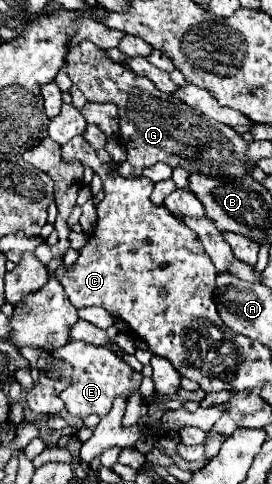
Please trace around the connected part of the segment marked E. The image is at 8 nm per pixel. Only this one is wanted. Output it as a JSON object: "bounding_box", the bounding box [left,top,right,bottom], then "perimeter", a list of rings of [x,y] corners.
{"bounding_box":[51,340,143,418],"perimeter":[[[71,340],[63,348],[53,350],[51,356],[55,360],[63,360],[63,362],[71,364],[71,368],[73,368],[69,386],[59,394],[61,400],[65,402],[67,412],[73,414],[73,416],[87,418],[91,414],[97,414],[99,418],[103,418],[113,408],[113,400],[117,396],[121,396],[121,394],[131,396],[131,394],[139,392],[143,374],[135,372],[129,364],[125,364],[119,356],[115,356],[111,350],[107,350],[103,346],[95,346],[95,344]]]}

